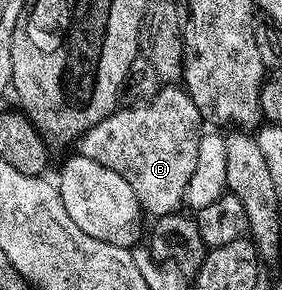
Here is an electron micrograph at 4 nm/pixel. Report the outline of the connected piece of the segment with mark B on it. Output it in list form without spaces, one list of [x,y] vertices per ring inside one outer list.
[[[177,85],[162,86],[156,97],[148,103],[128,106],[112,111],[103,121],[99,121],[99,125],[87,129],[79,139],[80,154],[99,161],[99,165],[119,173],[119,177],[123,177],[123,181],[131,185],[135,197],[141,203],[142,212],[149,214],[150,211],[150,216],[153,217],[176,212],[180,208],[177,206],[185,203],[191,173],[195,173],[199,157],[199,141],[203,134],[201,110],[195,105],[195,101],[191,101],[188,91]]]

